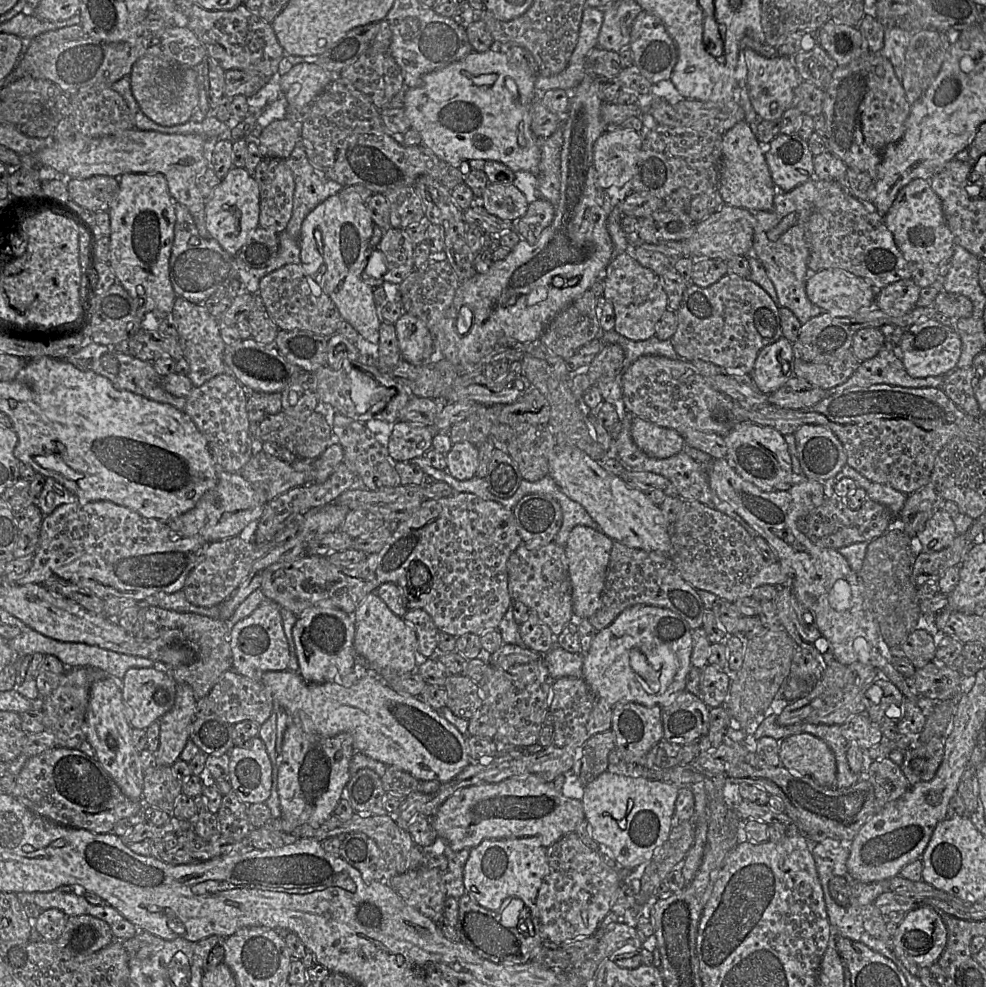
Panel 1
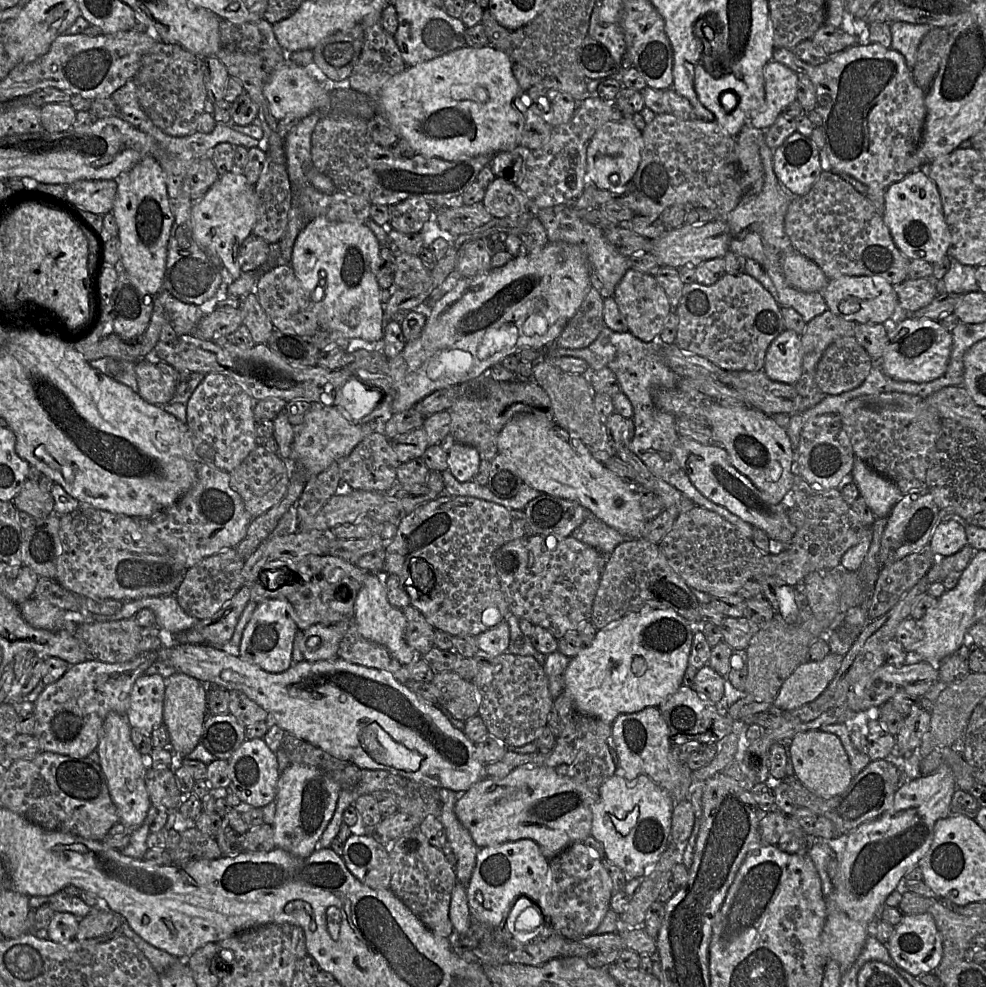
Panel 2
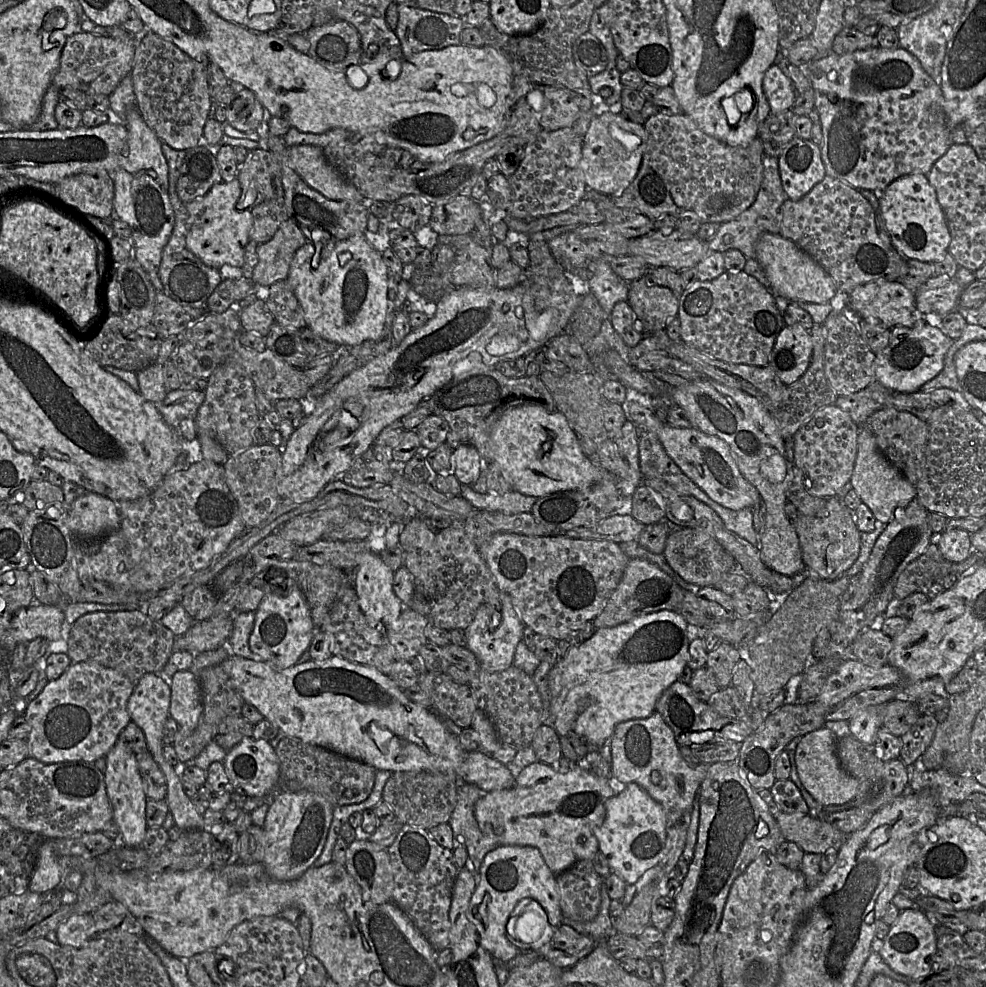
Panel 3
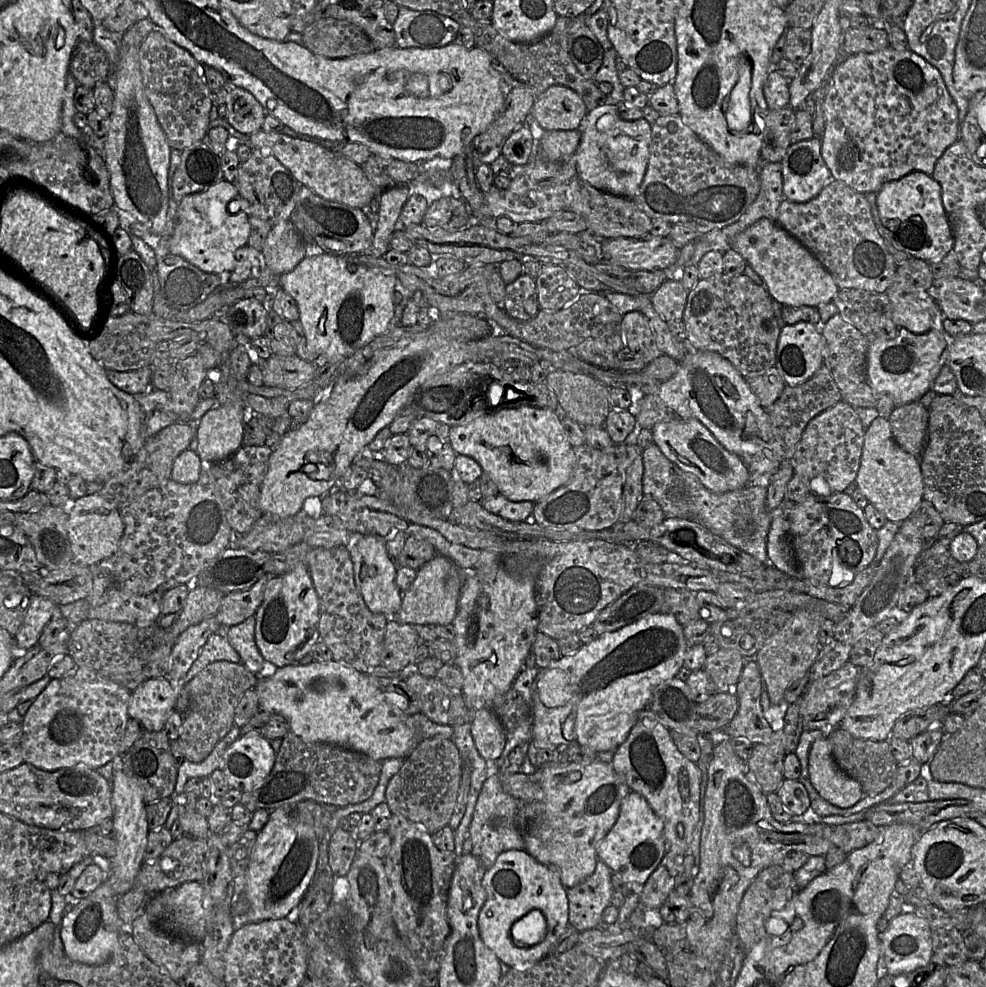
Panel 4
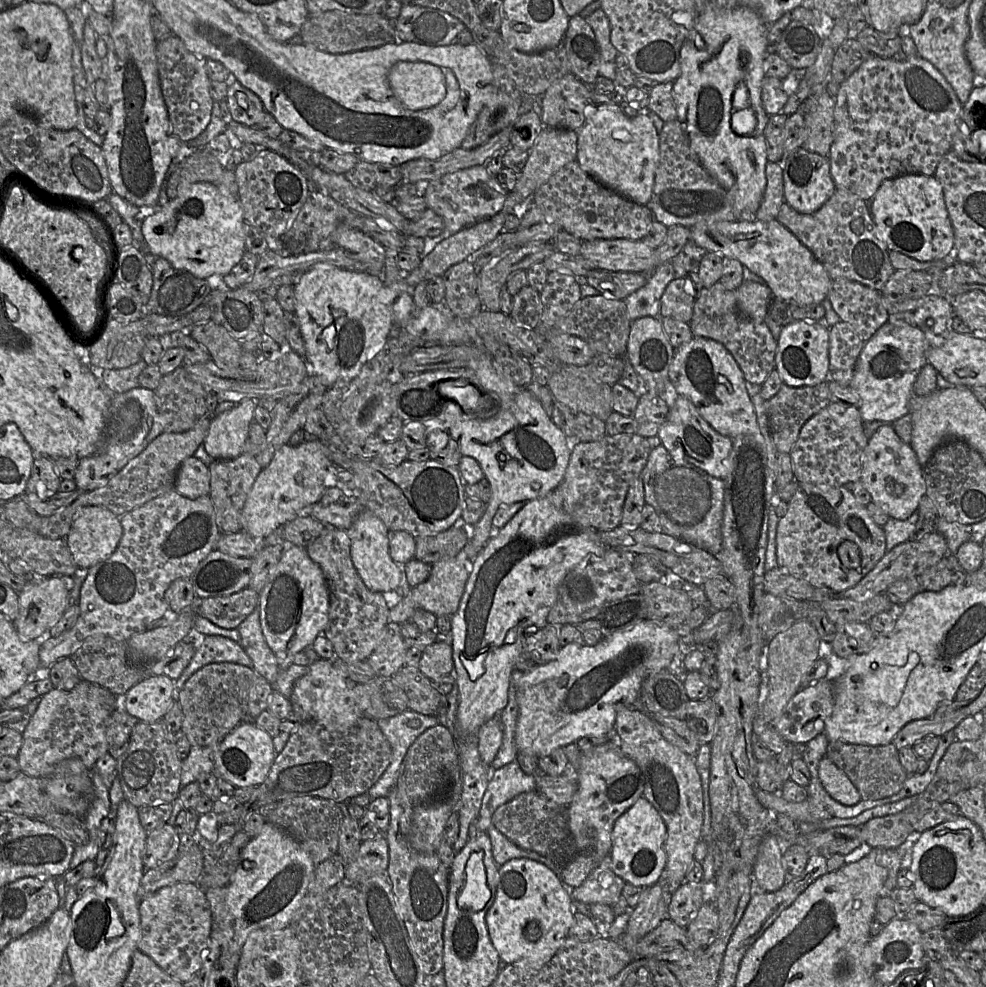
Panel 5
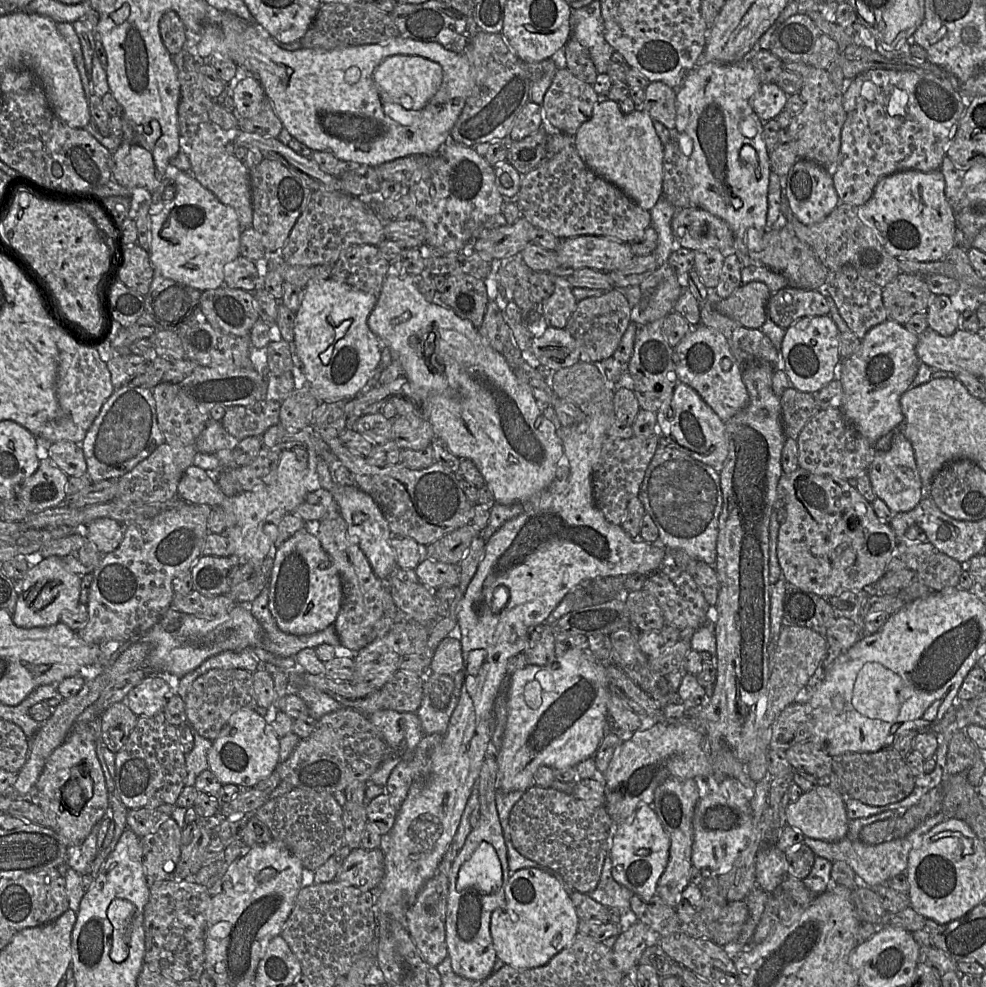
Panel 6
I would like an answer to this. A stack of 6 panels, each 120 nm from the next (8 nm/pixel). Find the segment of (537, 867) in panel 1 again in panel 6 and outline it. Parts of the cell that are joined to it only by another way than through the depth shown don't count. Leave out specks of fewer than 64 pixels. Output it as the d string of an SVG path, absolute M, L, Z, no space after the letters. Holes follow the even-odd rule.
M537 868L510 873L504 901L492 912L490 934L498 959L517 970L546 965L578 933L579 918L570 894L550 874Z

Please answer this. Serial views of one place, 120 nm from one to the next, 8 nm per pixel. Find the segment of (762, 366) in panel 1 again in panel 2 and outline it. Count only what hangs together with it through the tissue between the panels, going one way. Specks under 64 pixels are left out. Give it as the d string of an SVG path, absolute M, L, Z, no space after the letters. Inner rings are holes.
M785 329L769 345L763 371L773 381L794 385L802 374L802 359L801 335Z

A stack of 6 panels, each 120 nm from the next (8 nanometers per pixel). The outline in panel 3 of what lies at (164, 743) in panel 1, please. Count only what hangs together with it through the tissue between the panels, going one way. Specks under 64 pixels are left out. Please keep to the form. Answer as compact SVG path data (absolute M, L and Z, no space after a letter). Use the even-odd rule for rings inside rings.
M190 670L178 671L171 681L170 717L181 729L193 731L203 711L198 676Z

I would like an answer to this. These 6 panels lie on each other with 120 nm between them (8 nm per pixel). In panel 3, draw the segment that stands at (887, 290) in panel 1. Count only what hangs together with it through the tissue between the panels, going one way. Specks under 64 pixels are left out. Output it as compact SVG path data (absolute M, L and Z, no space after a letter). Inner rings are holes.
M932 276L917 290L915 290L915 305L917 313L936 313L944 316L958 309L958 303L963 291L962 287L954 277Z

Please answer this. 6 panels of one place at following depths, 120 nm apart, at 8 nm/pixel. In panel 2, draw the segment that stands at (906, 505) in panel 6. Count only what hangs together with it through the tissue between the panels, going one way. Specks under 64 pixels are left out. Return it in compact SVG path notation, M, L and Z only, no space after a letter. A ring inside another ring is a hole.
M855 455L850 474L853 476L853 483L856 484L859 495L865 500L874 516L888 518L894 505L903 496L899 488Z

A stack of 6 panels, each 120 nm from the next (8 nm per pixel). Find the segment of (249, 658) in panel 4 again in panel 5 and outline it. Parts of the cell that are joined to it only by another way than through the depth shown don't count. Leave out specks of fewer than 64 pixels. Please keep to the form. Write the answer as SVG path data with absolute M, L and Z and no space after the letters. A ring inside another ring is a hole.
M259 603L237 629L241 636L241 646L250 657L256 674L274 684L280 668L262 633Z

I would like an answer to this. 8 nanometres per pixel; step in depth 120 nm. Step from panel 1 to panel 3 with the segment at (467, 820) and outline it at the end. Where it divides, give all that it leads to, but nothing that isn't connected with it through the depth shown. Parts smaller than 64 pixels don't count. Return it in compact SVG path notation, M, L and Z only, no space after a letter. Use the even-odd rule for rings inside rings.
M537 761L516 771L512 787L486 793L474 808L481 831L500 836L500 845L536 847L550 870L558 875L580 860L593 860L598 849L596 831L606 816L606 801L626 785L598 777L576 763L566 773Z

